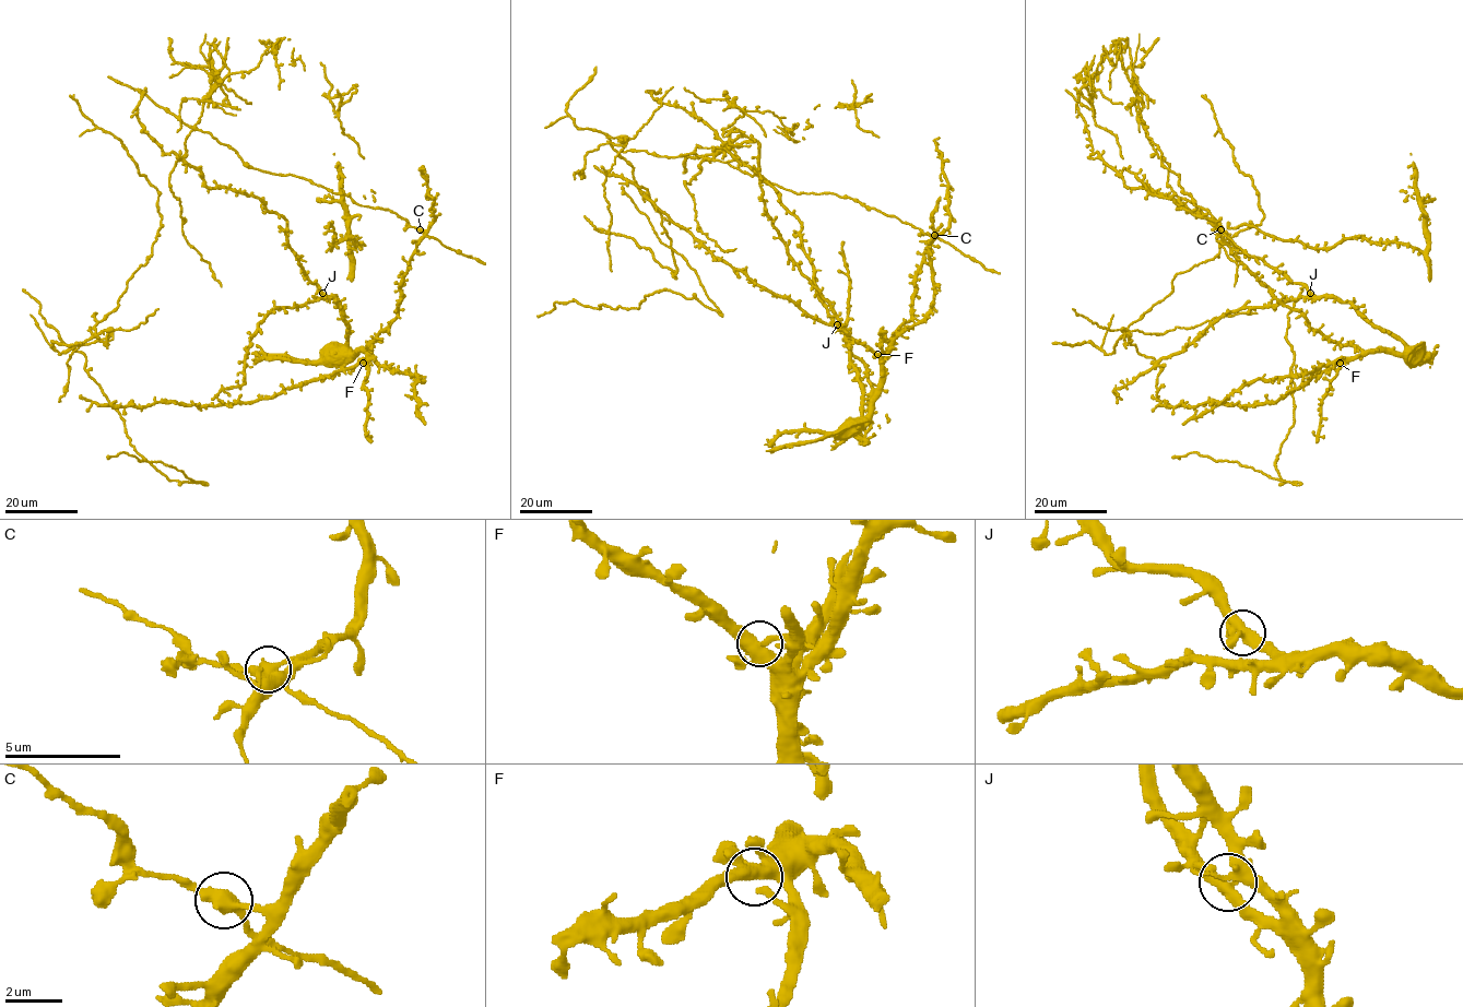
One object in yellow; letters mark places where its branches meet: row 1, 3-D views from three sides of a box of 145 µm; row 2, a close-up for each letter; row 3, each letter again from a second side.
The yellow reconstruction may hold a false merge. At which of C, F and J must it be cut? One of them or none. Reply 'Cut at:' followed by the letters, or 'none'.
Cut at: C

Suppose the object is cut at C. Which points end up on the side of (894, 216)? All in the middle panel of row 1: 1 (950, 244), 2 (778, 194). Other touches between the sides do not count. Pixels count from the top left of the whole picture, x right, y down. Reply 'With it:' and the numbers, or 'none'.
With it: 1

